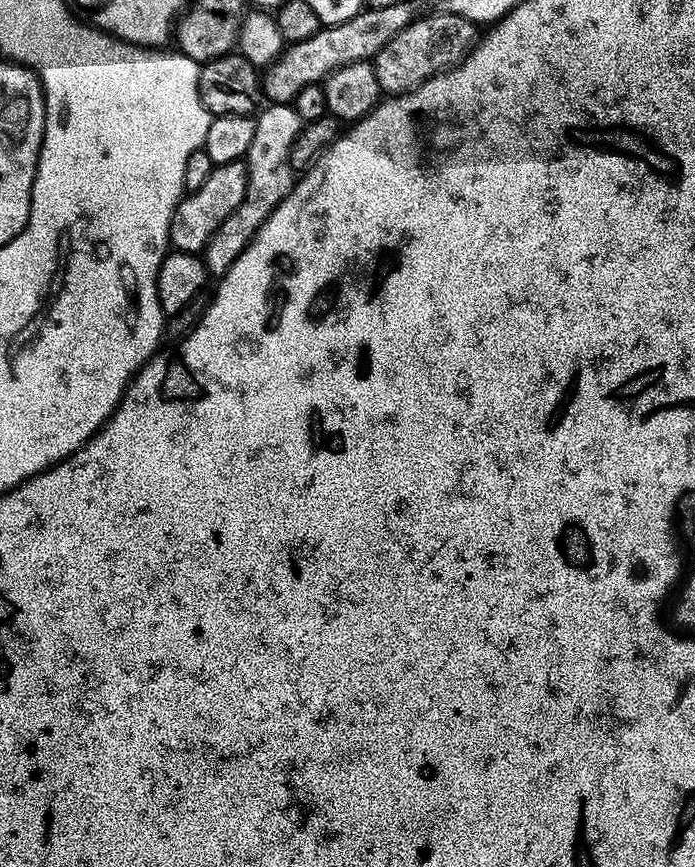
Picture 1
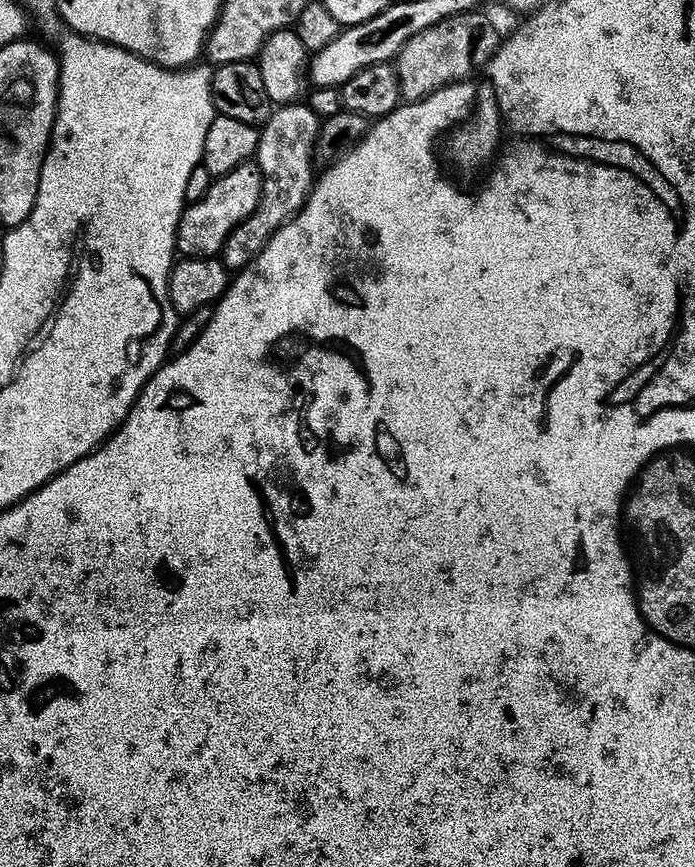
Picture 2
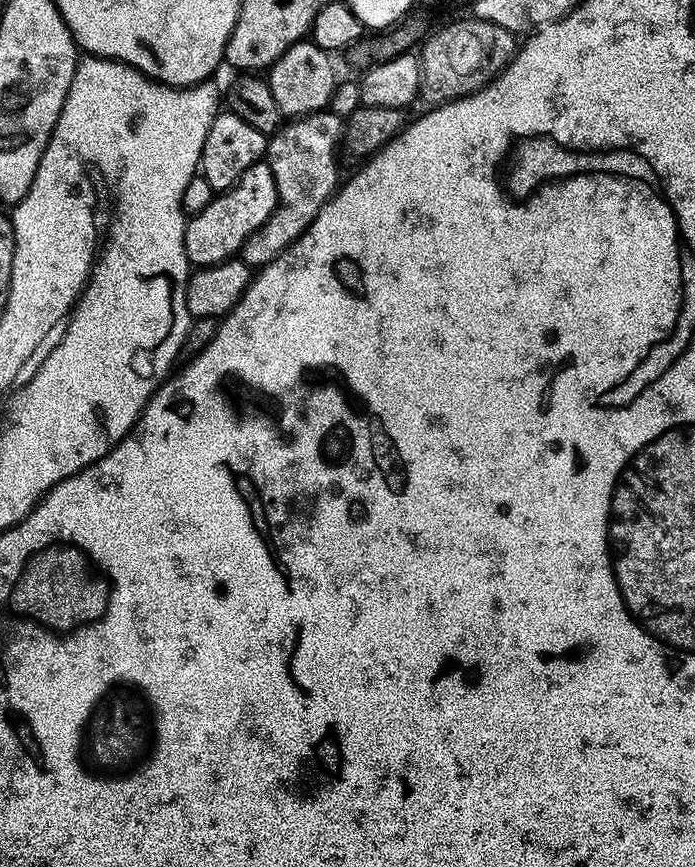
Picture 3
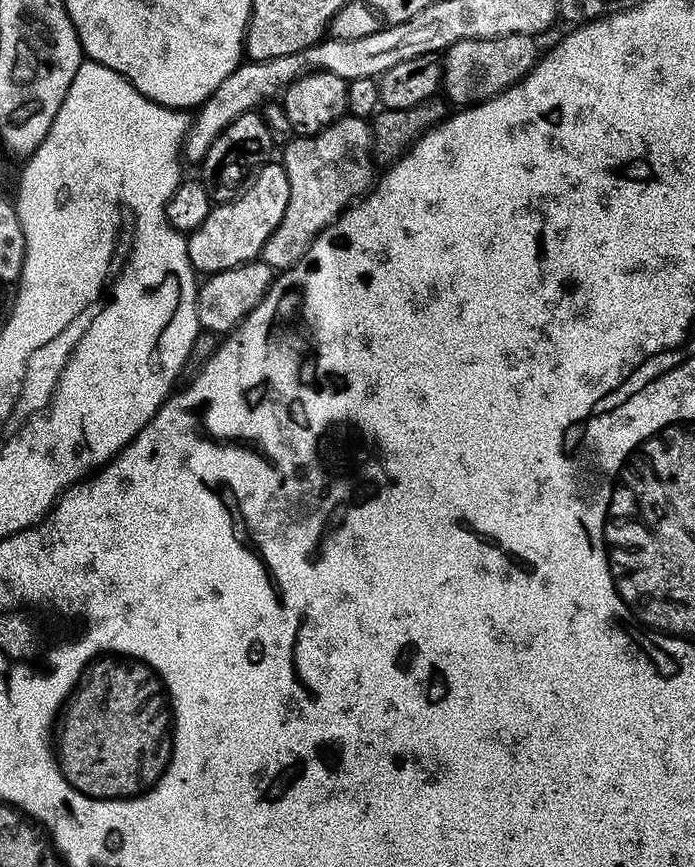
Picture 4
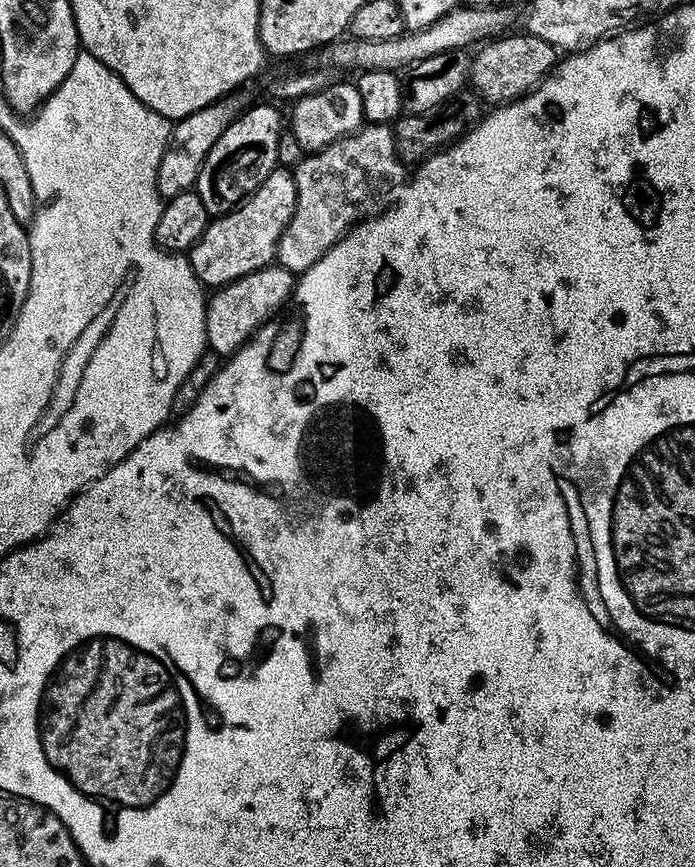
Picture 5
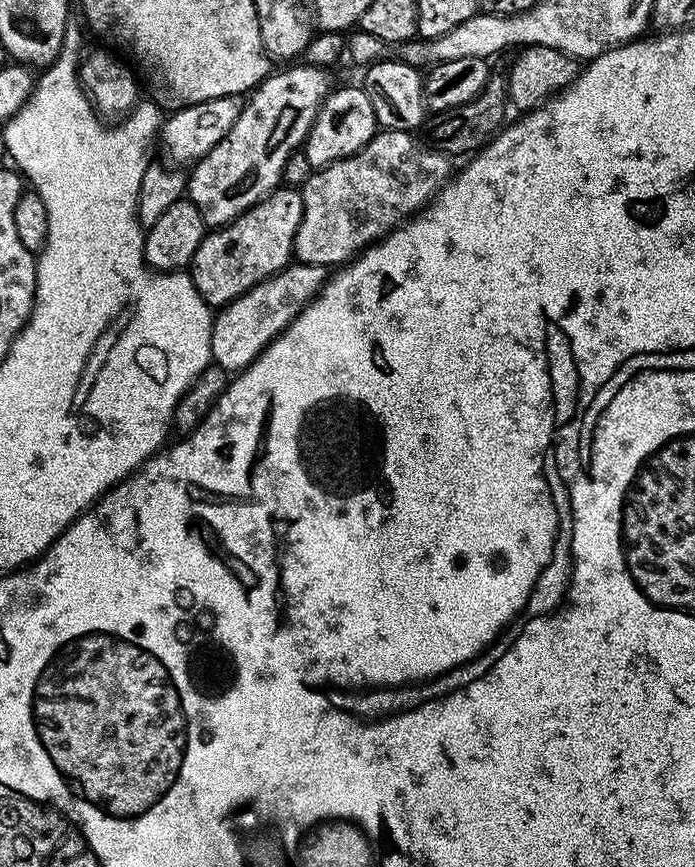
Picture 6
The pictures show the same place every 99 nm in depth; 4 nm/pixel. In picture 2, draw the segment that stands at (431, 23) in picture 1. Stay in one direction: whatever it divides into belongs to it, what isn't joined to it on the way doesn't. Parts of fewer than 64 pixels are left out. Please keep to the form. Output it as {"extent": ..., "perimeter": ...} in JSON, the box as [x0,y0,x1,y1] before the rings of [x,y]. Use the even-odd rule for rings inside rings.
{"extent":[394,10,502,102],"perimeter":[[[477,10],[442,18],[442,22],[414,34],[414,38],[410,38],[406,46],[402,46],[394,67],[400,94],[405,101],[415,102],[426,98],[442,90],[447,84],[467,80],[477,70],[483,69],[499,48],[502,32],[492,25],[490,17],[483,16],[482,13],[483,11]]]}

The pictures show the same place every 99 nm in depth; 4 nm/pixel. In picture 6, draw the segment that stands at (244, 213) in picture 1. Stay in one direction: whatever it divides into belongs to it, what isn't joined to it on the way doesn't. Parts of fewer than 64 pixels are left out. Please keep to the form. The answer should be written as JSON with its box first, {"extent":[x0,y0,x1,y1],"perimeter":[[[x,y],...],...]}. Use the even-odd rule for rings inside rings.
{"extent":[292,128,453,266],"perimeter":[[[385,128],[358,154],[313,171],[302,185],[302,222],[292,247],[299,263],[343,266],[436,197],[453,175],[453,161],[412,138],[412,132]]]}

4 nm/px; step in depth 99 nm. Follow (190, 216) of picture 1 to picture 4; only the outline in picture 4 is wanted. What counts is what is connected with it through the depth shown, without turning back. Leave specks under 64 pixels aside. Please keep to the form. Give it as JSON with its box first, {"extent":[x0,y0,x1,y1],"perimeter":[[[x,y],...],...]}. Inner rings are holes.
{"extent":[187,163,290,273],"perimeter":[[[265,163],[255,179],[234,199],[224,204],[213,203],[202,226],[187,233],[190,262],[197,273],[230,270],[259,257],[262,246],[266,246],[266,238],[274,234],[278,222],[282,222],[282,214],[286,214],[286,206],[290,206],[290,178],[283,163],[272,163]]]}

